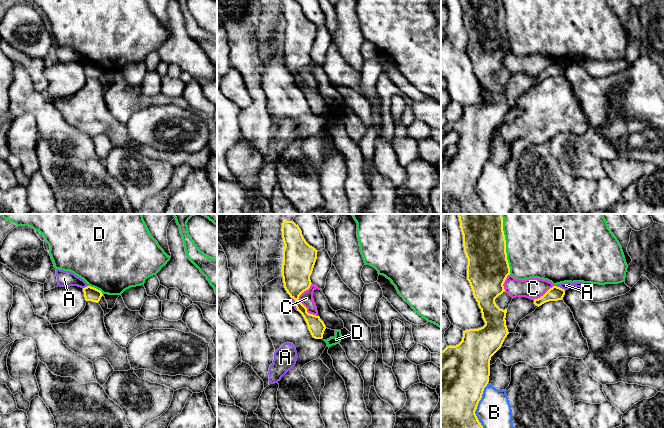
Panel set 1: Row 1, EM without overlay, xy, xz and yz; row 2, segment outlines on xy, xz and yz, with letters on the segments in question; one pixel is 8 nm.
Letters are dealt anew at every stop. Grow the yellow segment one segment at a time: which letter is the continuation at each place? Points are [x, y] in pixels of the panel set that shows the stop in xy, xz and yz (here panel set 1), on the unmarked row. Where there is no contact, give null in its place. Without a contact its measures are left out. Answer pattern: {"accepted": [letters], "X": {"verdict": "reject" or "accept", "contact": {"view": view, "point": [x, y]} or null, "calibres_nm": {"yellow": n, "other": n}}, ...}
{"accepted": [], "A": {"verdict": "reject", "contact": {"view": "yz", "point": [561, 64]}, "calibres_nm": {"yellow": 120, "other": 60}}, "B": {"verdict": "reject", "contact": {"view": "yz", "point": [475, 186]}, "calibres_nm": {"yellow": 500, "other": 280}}, "C": {"verdict": "reject", "contact": {"view": "xz", "point": [300, 78]}, "calibres_nm": {"yellow": 240, "other": 110}}, "D": {"verdict": "reject", "contact": {"view": "yz", "point": [505, 25]}, "calibres_nm": {"yellow": 340, "other": 440}}}

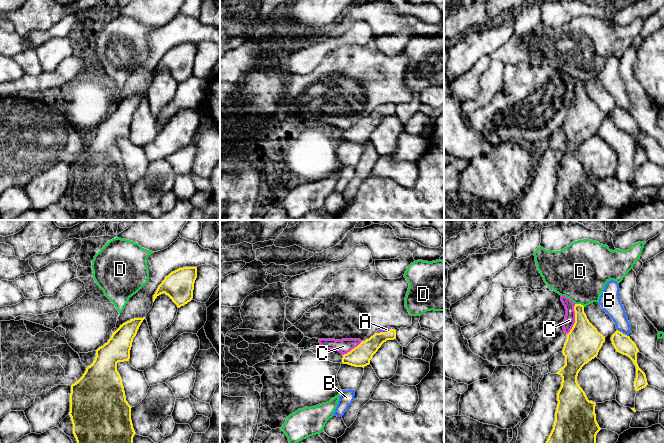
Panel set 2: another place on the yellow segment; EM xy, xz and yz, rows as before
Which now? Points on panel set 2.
{"accepted": ["A"], "A": {"verdict": "accept", "contact": {"view": "xz", "point": [384, 108]}, "calibres_nm": {"yellow": 160, "other": 30}}, "B": {"verdict": "reject", "contact": {"view": "yz", "point": [622, 109]}, "calibres_nm": {"yellow": 150, "other": 160}}, "C": {"verdict": "reject", "contact": {"view": "yz", "point": [575, 95]}, "calibres_nm": {"yellow": 280, "other": 90}}, "D": {"verdict": "reject", "contact": {"view": "yz", "point": [580, 80]}, "calibres_nm": {"yellow": 220, "other": 440}}}

